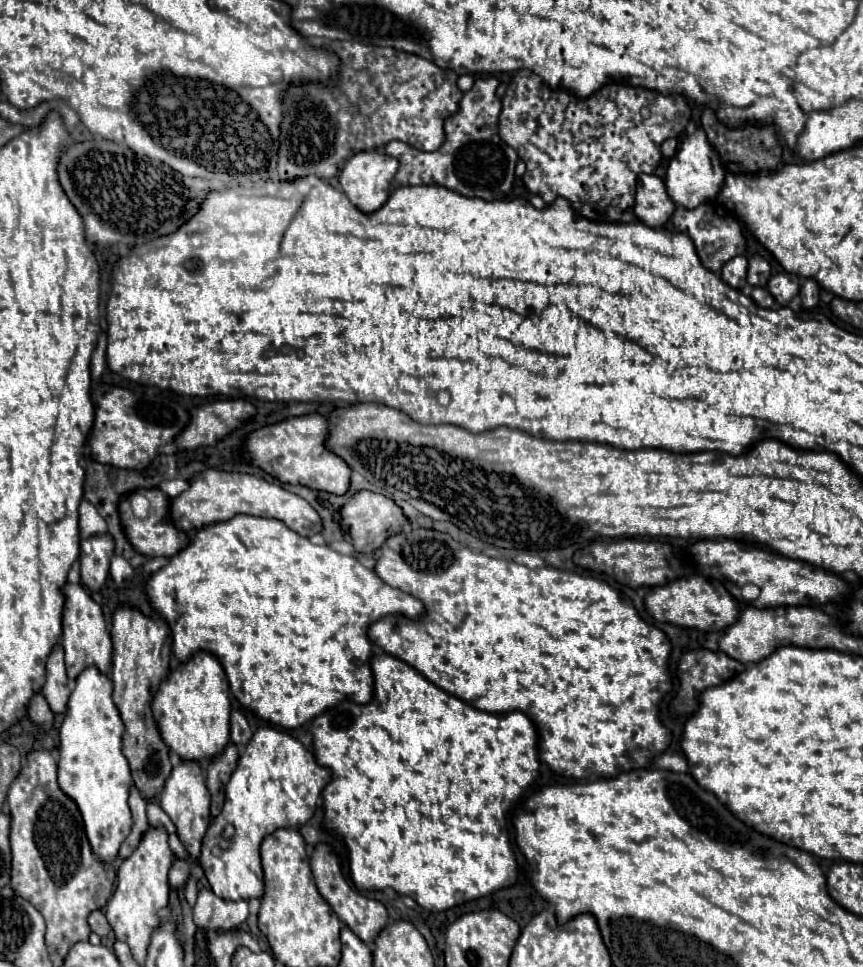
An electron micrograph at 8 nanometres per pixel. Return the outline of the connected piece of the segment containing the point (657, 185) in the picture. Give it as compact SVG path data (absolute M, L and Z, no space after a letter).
M640 175L638 191L636 191L636 205L634 205L636 217L644 225L660 229L672 217L674 209L676 205L666 193L664 181L656 175Z

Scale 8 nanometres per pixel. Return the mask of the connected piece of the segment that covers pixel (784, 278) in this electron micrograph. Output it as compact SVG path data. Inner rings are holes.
M778 273L768 281L768 291L772 293L774 301L782 307L786 307L788 301L798 295L798 289L800 283L798 283L798 275L794 273Z

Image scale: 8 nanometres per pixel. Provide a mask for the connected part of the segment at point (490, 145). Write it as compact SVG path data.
M480 77L474 81L472 89L462 95L458 111L446 119L446 139L438 151L426 153L410 147L408 143L390 141L386 145L386 153L400 161L392 185L442 185L464 197L478 197L484 201L504 199L514 185L514 169L518 163L518 155L498 135L498 115L502 103L496 97L496 87L498 79L494 77Z

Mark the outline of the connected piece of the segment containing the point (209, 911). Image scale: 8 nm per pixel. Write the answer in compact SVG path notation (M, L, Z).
M210 889L198 891L194 905L194 923L206 931L230 931L248 917L248 901L224 901Z

